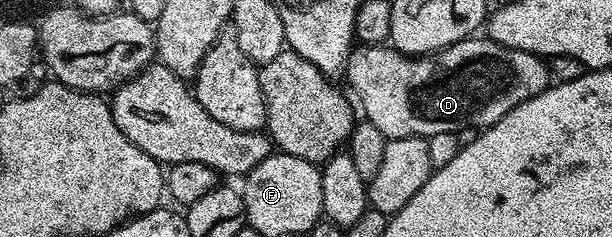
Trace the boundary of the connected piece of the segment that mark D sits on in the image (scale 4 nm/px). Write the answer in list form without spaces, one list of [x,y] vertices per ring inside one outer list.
[[[487,36],[463,38],[462,41],[430,55],[411,56],[388,44],[359,45],[348,56],[344,74],[360,98],[363,117],[370,121],[386,139],[410,139],[459,133],[464,128],[484,130],[493,126],[519,102],[541,94],[550,85],[549,63],[539,54],[511,50]]]

